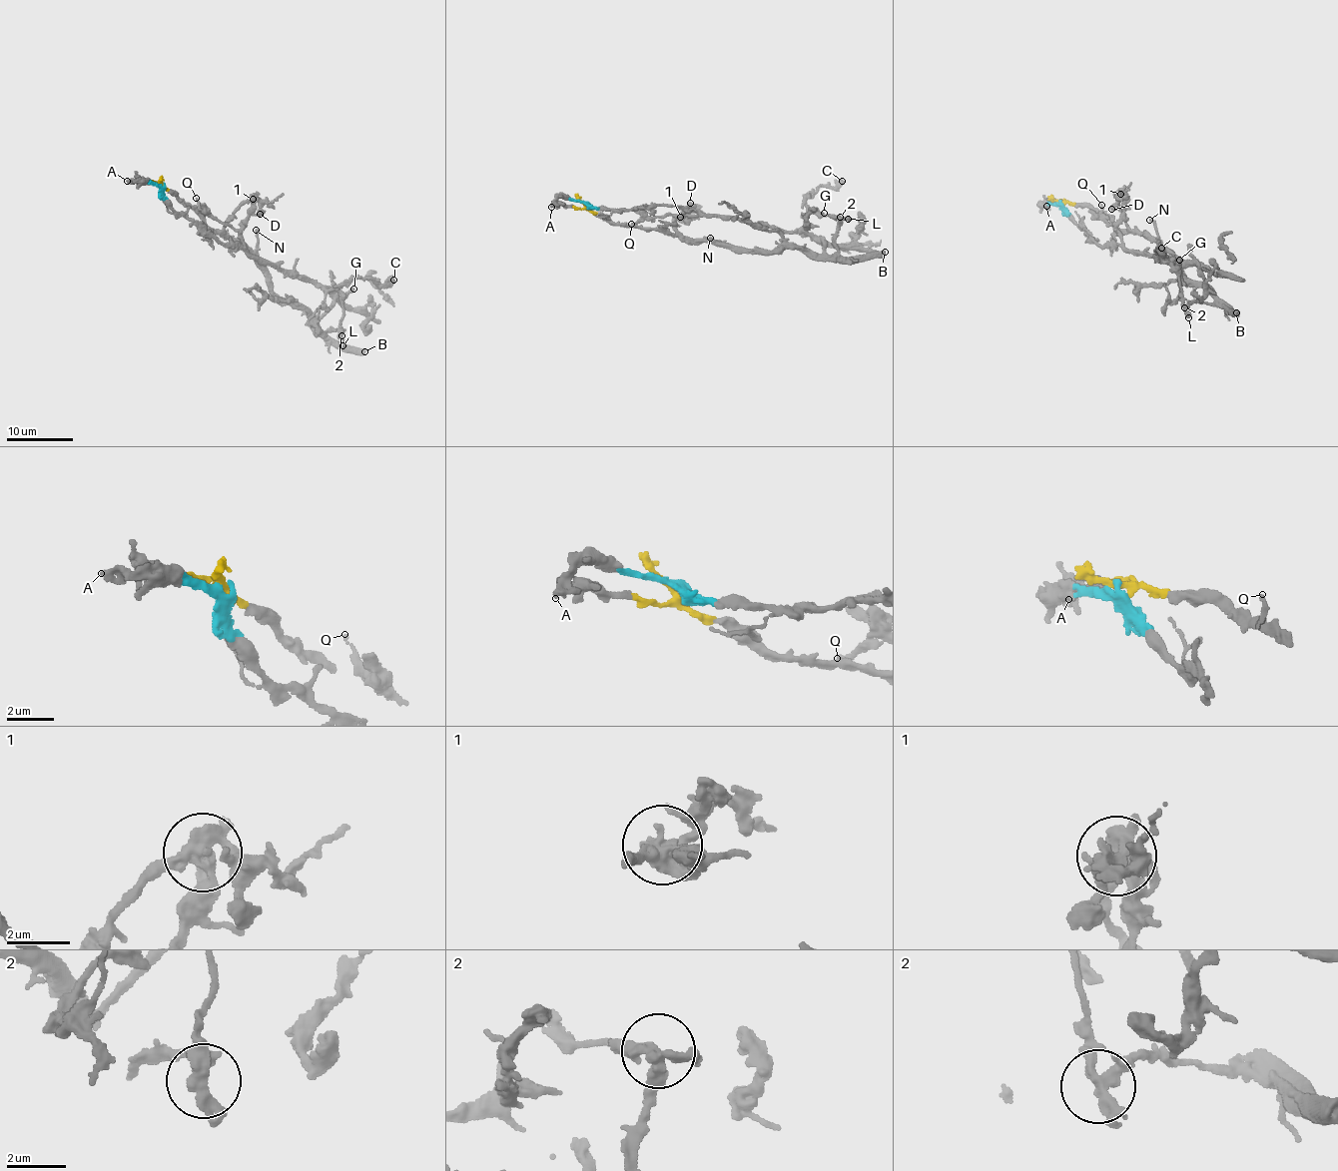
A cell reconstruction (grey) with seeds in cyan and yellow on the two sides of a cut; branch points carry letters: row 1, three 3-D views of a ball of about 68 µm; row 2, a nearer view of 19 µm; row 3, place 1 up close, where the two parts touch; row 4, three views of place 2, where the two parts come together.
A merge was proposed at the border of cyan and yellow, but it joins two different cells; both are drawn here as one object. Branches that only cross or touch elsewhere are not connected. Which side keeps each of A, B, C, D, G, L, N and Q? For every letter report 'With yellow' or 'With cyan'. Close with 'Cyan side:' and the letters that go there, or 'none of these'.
A: With cyan
B: With yellow
C: With cyan
D: With yellow
G: With cyan
L: With cyan
N: With yellow
Q: With cyan
Cyan side: A, C, G, L, Q

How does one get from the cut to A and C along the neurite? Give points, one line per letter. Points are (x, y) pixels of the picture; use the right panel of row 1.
A: (1059, 203), (1046, 206)
C: (1059, 203), (1101, 246), (1176, 256), (1178, 266), (1159, 262), (1155, 251), (1163, 253), (1162, 247)

